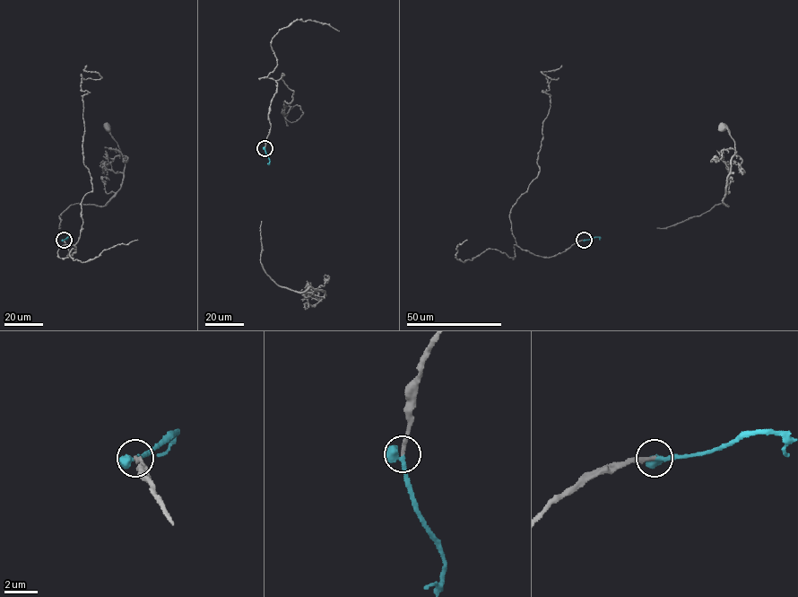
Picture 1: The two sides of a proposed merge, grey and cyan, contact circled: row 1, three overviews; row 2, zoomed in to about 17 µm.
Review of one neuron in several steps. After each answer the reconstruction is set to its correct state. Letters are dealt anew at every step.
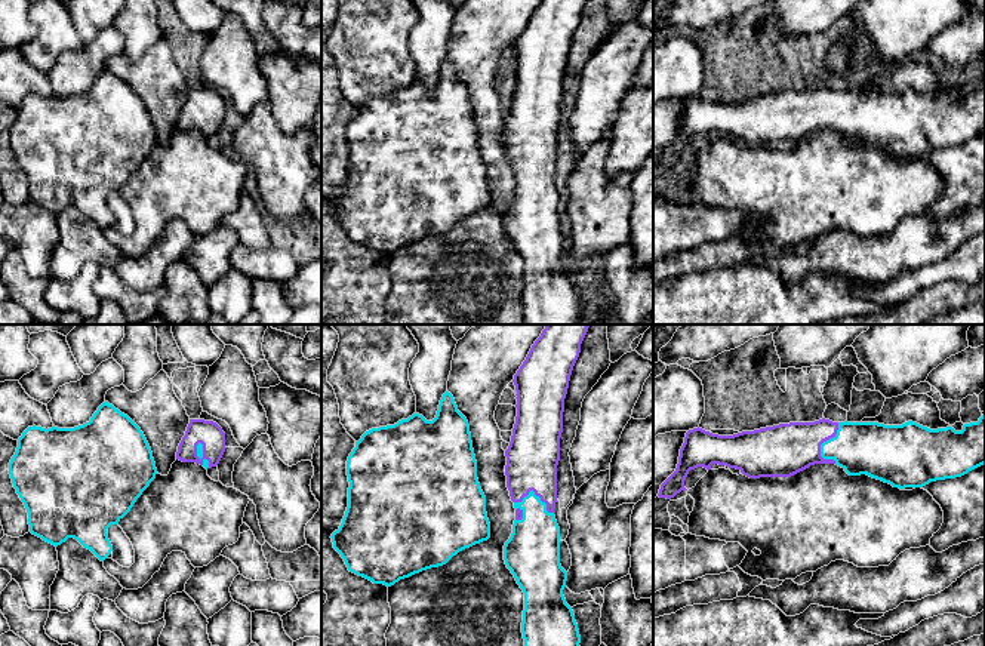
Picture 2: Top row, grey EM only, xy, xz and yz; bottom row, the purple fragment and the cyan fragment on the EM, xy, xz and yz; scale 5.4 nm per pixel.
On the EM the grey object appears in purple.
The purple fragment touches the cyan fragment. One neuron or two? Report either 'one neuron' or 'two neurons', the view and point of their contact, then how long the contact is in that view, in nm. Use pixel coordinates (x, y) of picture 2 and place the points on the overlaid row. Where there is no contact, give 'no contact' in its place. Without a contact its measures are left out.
one neuron; contact yz (821, 443); length 220 nm

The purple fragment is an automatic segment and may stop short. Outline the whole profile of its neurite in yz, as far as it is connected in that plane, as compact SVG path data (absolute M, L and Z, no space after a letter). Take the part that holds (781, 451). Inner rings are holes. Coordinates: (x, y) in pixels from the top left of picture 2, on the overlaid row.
M985 415L978 422L964 424L961 431L955 431L952 427L930 430L912 421L902 425L884 425L878 422L832 422L825 418L815 422L779 424L733 436L718 436L698 427L686 433L677 468L661 484L658 496L671 499L681 490L687 490L684 480L689 471L698 467L711 470L712 464L736 468L749 479L791 477L815 464L835 464L849 476L867 474L899 489L923 487L930 482L961 477L985 464Z

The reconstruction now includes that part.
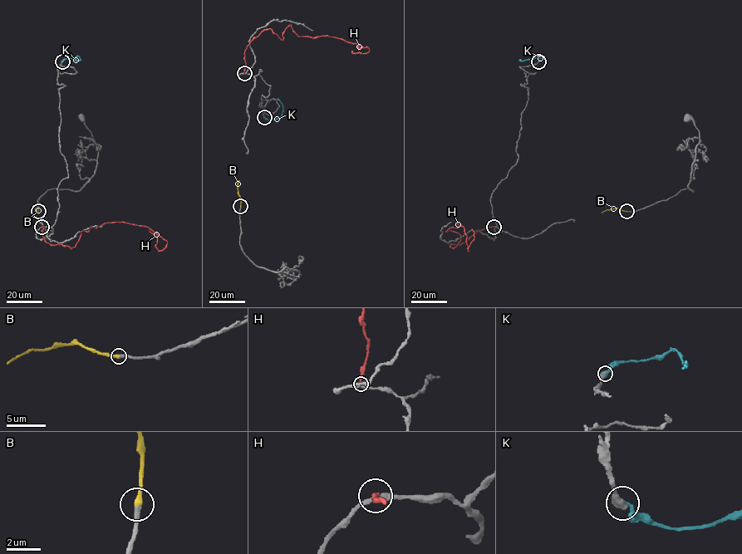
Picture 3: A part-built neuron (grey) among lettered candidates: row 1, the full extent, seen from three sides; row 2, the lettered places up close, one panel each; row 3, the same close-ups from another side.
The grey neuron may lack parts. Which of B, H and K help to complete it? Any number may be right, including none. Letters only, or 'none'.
B

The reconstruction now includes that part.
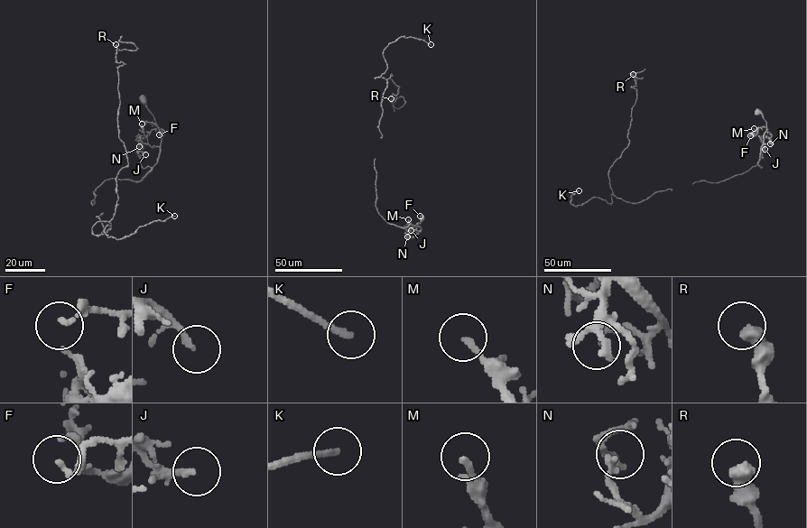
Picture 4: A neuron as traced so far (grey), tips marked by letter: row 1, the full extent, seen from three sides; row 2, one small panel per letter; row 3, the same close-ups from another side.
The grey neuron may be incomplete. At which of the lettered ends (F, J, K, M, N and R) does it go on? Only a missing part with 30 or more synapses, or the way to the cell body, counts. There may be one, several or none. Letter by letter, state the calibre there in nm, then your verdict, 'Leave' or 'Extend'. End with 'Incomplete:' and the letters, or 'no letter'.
F: Thickness 110 nm. Leave
J: Thickness 130 nm. Leave
K: Thickness 190 nm. Extend
M: Thickness 190 nm. Leave
N: Thickness 190 nm. Leave
R: Thickness 480 nm. Leave
Incomplete: K

